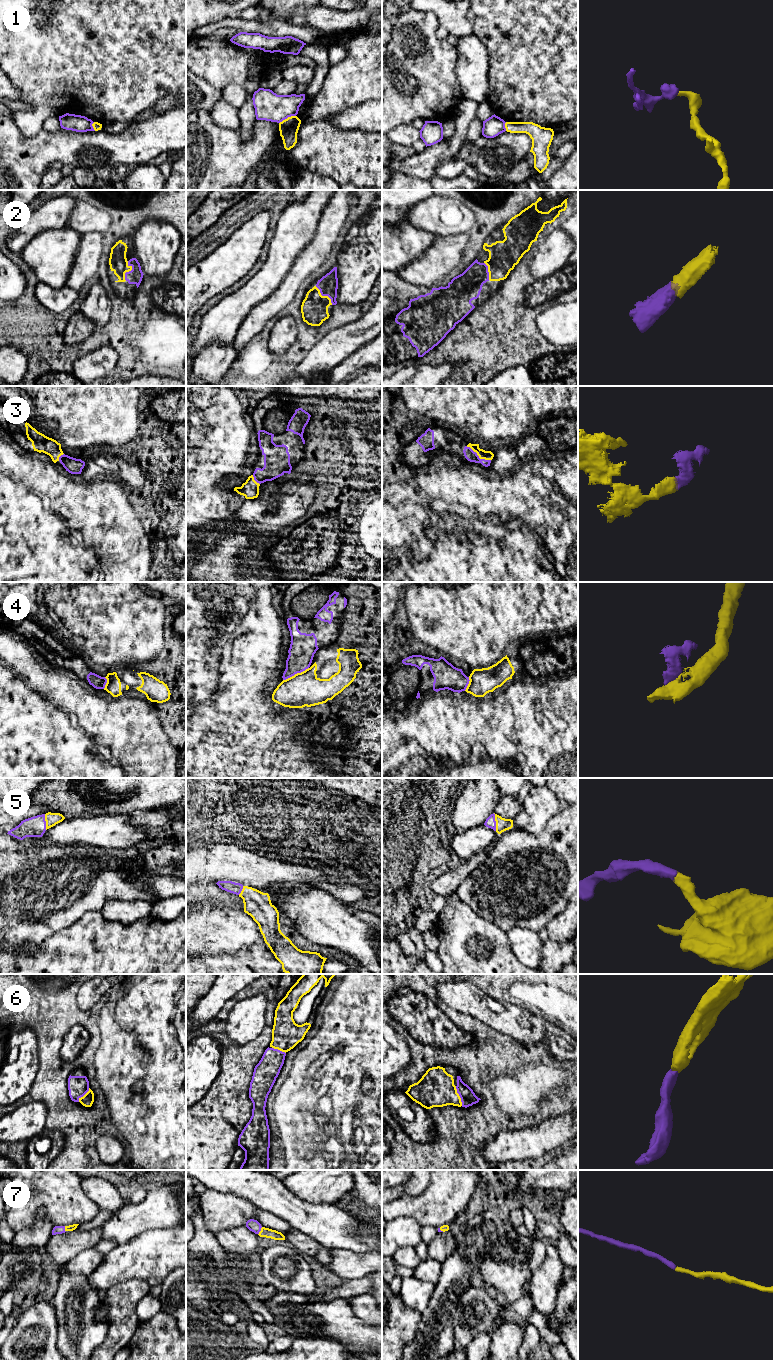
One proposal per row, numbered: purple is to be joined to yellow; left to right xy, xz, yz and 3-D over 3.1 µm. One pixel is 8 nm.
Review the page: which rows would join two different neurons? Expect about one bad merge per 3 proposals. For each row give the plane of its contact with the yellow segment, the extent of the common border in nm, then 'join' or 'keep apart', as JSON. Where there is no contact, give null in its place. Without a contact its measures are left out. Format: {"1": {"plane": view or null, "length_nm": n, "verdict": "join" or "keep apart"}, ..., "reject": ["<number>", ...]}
{"1": {"plane": "xz", "length_nm": 150, "verdict": "keep apart"}, "2": {"plane": "xy", "length_nm": 160, "verdict": "join"}, "3": {"plane": "yz", "length_nm": 240, "verdict": "join"}, "4": {"plane": "xz", "length_nm": 240, "verdict": "keep apart"}, "5": {"plane": "yz", "length_nm": 150, "verdict": "join"}, "6": {"plane": "yz", "length_nm": 170, "verdict": "join"}, "7": {"plane": "xz", "length_nm": 70, "verdict": "join"}, "reject": ["1", "4"]}

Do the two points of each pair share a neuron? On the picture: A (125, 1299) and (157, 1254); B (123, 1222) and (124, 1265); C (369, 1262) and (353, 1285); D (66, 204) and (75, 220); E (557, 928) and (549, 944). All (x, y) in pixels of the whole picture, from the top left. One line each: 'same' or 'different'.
A: different
B: different
C: different
D: different
E: different

